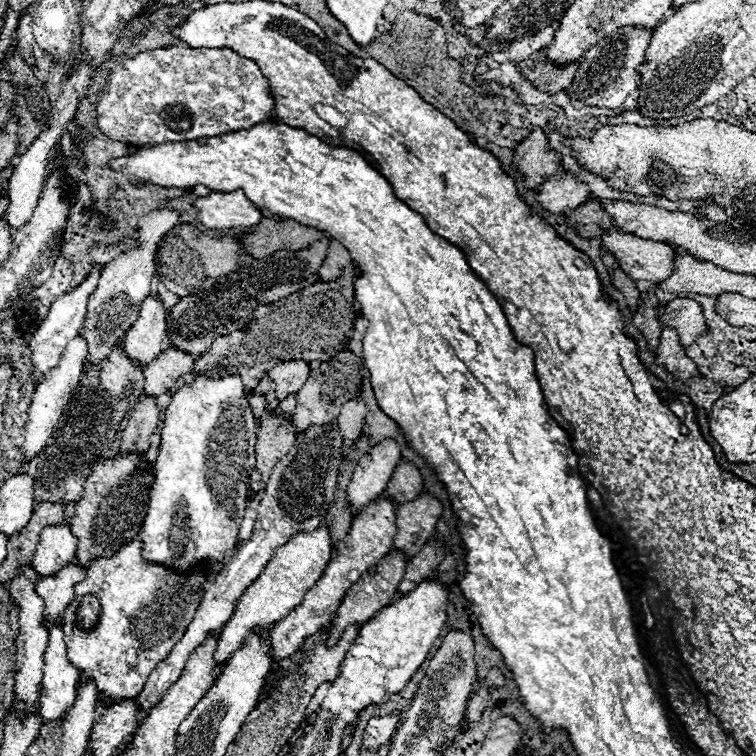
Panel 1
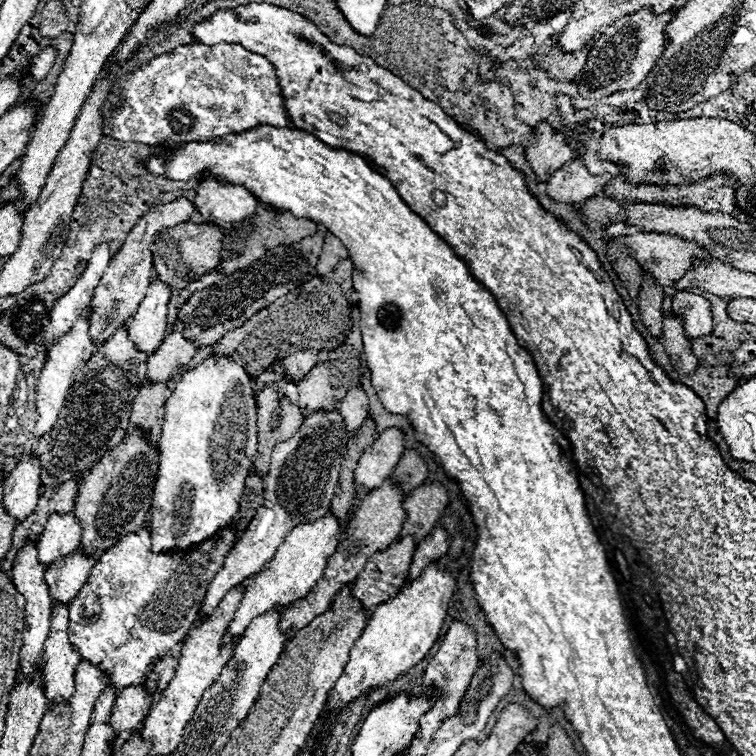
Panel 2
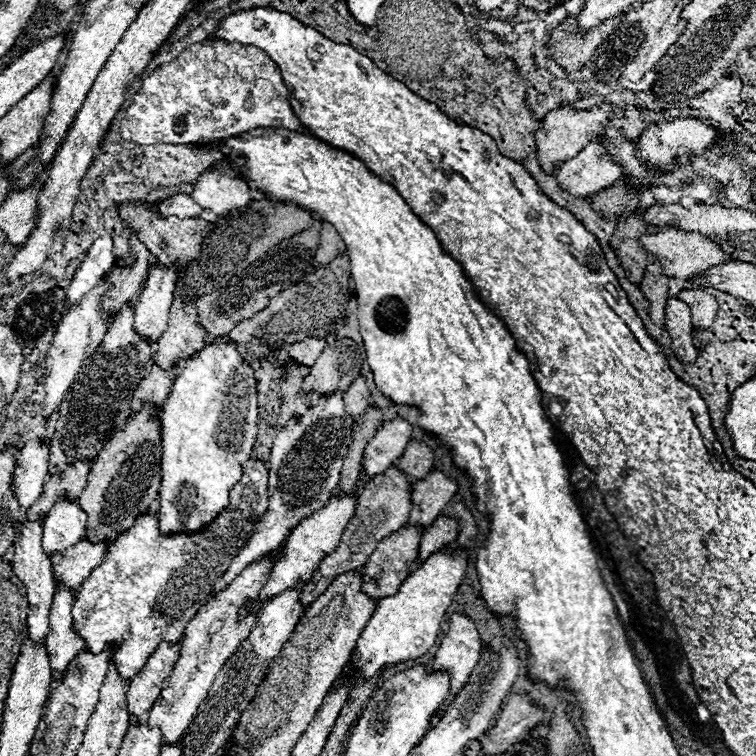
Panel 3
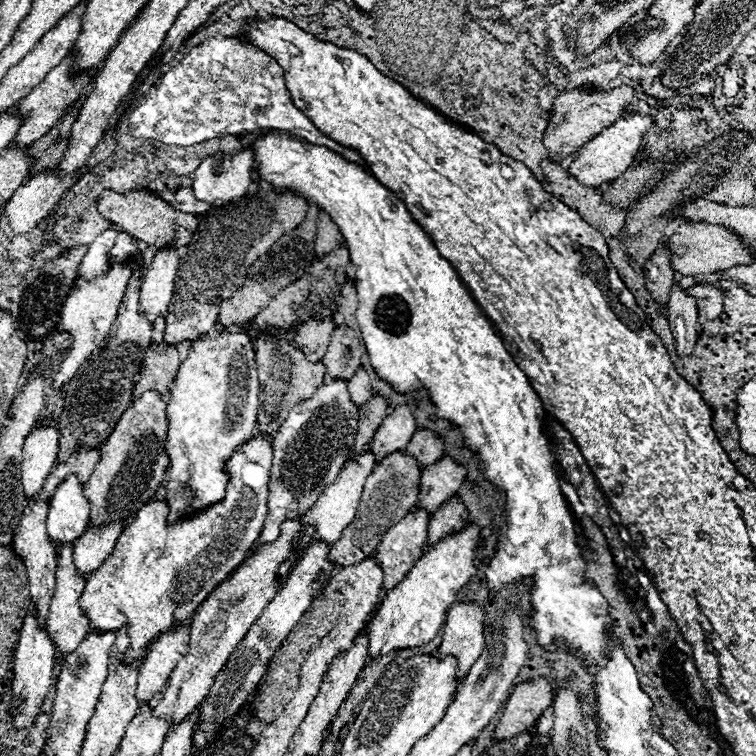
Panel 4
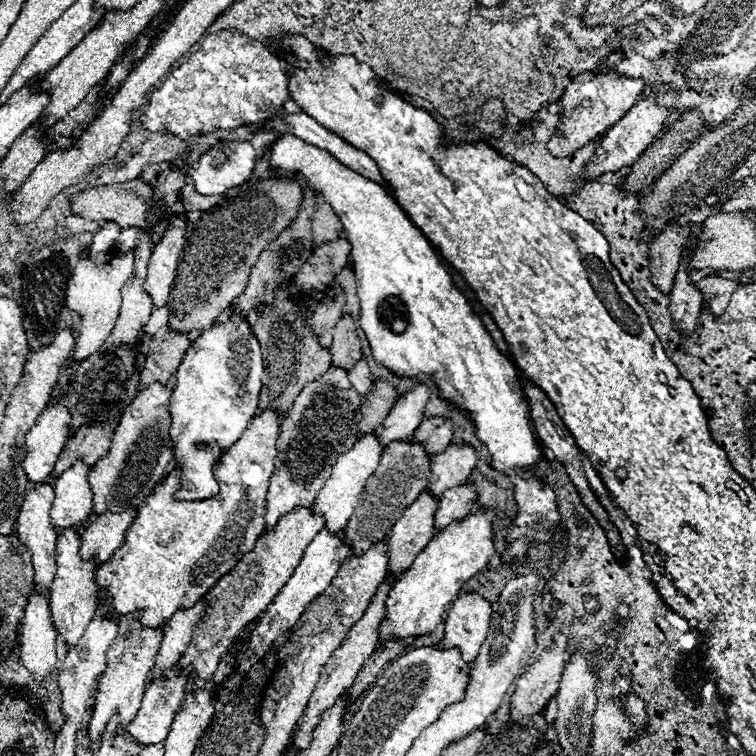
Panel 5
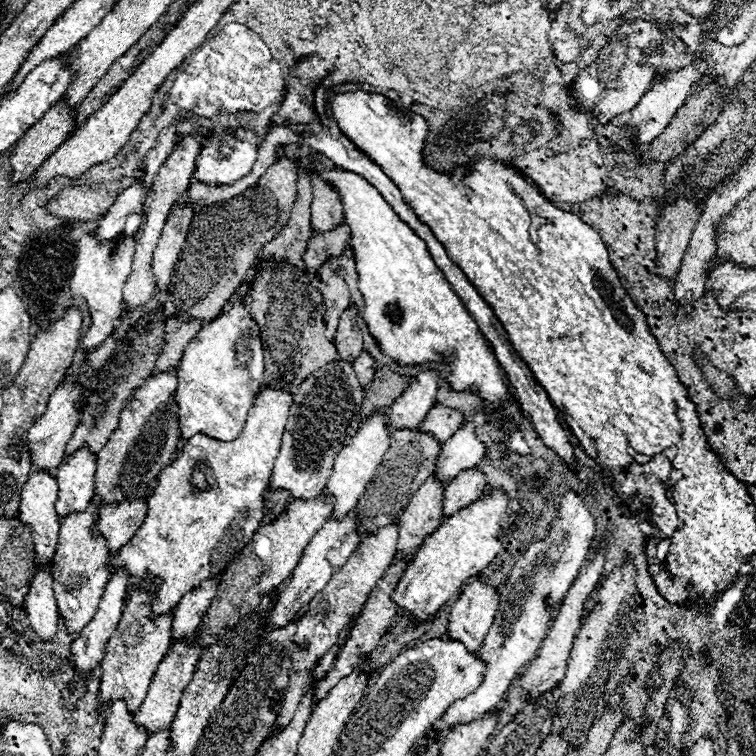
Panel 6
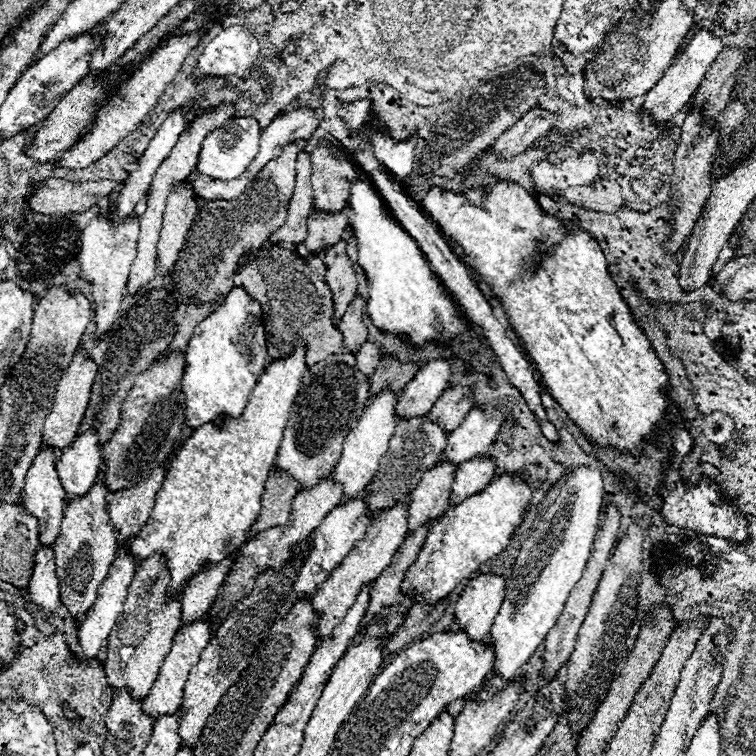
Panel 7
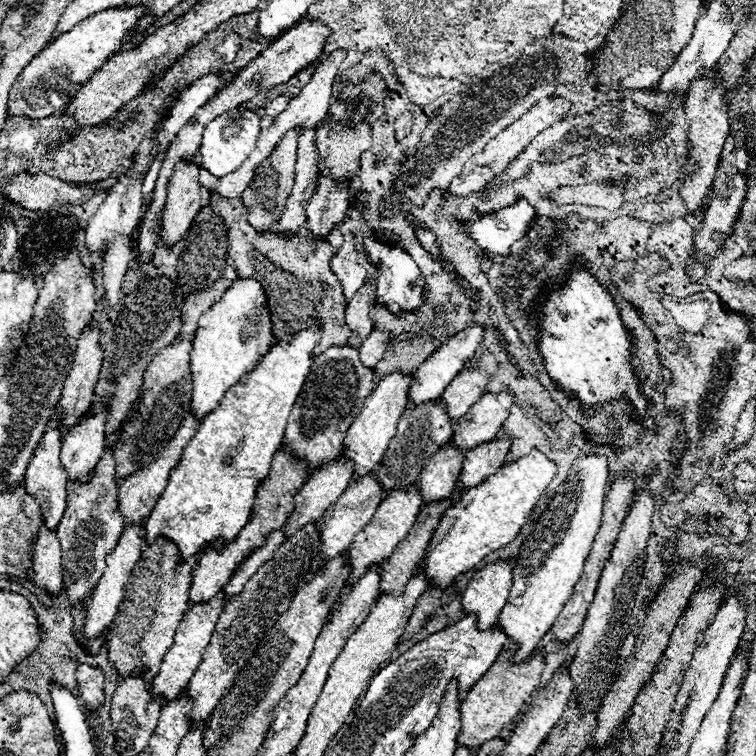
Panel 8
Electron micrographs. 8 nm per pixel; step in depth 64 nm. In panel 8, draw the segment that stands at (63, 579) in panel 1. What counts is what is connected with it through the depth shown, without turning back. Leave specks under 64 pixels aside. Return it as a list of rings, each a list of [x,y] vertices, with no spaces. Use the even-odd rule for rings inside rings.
[[[188,412],[188,414],[184,416],[182,424],[178,426],[176,434],[174,434],[172,440],[168,442],[168,446],[160,452],[160,456],[158,456],[152,464],[140,468],[138,472],[134,472],[130,478],[126,478],[126,480],[120,484],[120,512],[124,512],[126,524],[132,524],[132,520],[146,518],[146,516],[152,512],[156,500],[160,498],[160,492],[164,492],[164,488],[166,488],[166,484],[168,484],[168,478],[170,478],[172,468],[176,468],[176,466],[180,464],[182,452],[184,452],[186,444],[192,440],[192,436],[196,434],[200,422],[202,422],[202,420],[198,420],[192,412]]]

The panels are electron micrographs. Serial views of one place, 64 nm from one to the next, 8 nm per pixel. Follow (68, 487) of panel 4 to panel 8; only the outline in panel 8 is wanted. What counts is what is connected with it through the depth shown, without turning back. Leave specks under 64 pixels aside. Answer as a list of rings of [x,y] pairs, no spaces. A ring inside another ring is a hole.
[[[104,404],[96,408],[94,416],[88,416],[90,410],[78,420],[78,424],[64,436],[60,460],[70,476],[70,480],[88,480],[92,468],[100,460],[100,452],[106,444],[106,420],[110,406]]]

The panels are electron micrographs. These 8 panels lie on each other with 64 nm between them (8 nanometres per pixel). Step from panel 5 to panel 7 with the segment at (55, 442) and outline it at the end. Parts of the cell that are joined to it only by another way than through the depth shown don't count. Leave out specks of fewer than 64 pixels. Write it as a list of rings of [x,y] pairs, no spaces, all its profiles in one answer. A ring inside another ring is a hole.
[[[78,348],[72,364],[68,366],[68,372],[64,372],[64,380],[60,380],[60,388],[56,392],[54,408],[48,414],[48,420],[44,422],[44,432],[42,432],[44,444],[54,444],[54,448],[58,452],[62,452],[62,448],[66,448],[74,440],[74,436],[80,428],[80,422],[84,418],[84,412],[88,408],[88,402],[90,402],[90,390],[92,390],[96,372],[98,372],[96,360],[90,358],[86,348]]]

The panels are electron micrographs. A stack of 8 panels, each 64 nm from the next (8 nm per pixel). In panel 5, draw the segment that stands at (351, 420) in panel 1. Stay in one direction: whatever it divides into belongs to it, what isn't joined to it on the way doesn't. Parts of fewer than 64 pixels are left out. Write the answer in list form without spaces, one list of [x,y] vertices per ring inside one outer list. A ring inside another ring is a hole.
[[[360,358],[354,368],[350,370],[350,376],[352,376],[352,384],[356,388],[356,392],[360,392],[360,396],[364,398],[372,386],[372,374],[370,374],[370,366],[366,362],[366,358]]]

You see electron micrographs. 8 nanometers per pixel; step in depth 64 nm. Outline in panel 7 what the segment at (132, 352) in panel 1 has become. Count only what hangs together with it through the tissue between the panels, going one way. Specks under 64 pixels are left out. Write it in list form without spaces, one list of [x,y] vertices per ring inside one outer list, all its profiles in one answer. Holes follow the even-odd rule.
[[[186,178],[182,184],[176,184],[168,194],[168,204],[164,212],[164,224],[158,242],[158,268],[168,272],[186,242],[192,220],[198,212],[198,196],[194,194],[192,180]]]

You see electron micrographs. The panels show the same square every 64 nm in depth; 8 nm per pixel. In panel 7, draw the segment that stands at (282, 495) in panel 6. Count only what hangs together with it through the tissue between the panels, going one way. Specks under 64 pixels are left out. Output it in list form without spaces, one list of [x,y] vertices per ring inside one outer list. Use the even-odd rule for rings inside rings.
[[[276,466],[272,468],[272,474],[266,482],[264,494],[262,494],[262,510],[256,522],[252,524],[248,532],[248,540],[258,536],[262,530],[282,526],[290,518],[292,510],[292,500],[298,494],[298,482],[284,470],[278,470]]]

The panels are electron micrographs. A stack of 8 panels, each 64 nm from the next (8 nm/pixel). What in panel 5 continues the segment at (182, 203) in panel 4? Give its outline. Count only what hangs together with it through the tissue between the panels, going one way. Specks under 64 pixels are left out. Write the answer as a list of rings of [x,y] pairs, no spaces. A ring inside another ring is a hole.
[[[188,182],[188,184],[182,188],[182,192],[180,192],[180,198],[182,198],[182,202],[184,202],[184,210],[186,210],[186,212],[212,208],[212,204],[216,204],[216,202],[222,200],[222,196],[224,196],[224,194],[218,194],[218,196],[216,196],[216,194],[214,194],[214,196],[198,194],[192,182]]]

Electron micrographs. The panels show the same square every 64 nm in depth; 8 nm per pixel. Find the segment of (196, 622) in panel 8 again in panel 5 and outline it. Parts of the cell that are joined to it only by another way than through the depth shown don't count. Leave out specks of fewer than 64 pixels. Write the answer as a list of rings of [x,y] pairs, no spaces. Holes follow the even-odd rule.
[[[176,664],[170,674],[154,680],[148,688],[146,688],[146,694],[144,694],[144,700],[142,700],[142,706],[138,710],[138,714],[134,716],[134,720],[128,724],[128,732],[132,732],[132,736],[136,736],[136,740],[140,740],[140,744],[154,744],[154,742],[164,742],[166,736],[168,736],[168,730],[174,722],[174,716],[176,712],[180,710],[180,704],[182,704],[182,698],[184,698],[184,692],[186,692],[186,682],[188,682],[188,676],[190,676],[190,670],[192,666],[188,664],[186,668],[182,668],[180,672],[180,664]]]

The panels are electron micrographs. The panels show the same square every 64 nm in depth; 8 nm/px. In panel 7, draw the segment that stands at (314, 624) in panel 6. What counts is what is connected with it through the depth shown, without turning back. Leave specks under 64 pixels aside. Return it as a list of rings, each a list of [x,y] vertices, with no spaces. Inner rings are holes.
[[[398,500],[390,508],[384,508],[380,512],[380,516],[376,516],[372,520],[364,538],[356,542],[356,546],[350,550],[350,554],[342,560],[340,568],[336,568],[330,574],[330,578],[318,588],[318,592],[314,596],[314,608],[322,612],[322,620],[318,624],[318,636],[332,634],[332,628],[336,624],[340,624],[346,610],[354,604],[356,594],[360,592],[362,584],[376,580],[380,576],[380,572],[392,562],[392,556],[398,550],[398,546],[404,542],[406,532],[408,532],[408,504],[402,500]]]

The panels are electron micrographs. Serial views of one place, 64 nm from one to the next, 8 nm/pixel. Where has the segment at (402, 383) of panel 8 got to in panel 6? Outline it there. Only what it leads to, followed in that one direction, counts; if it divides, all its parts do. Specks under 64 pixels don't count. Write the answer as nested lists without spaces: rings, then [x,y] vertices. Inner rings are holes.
[[[372,414],[370,418],[366,418],[362,422],[362,426],[358,428],[356,436],[352,436],[350,444],[344,446],[344,450],[340,452],[340,456],[336,458],[336,464],[332,468],[332,476],[326,484],[326,490],[332,492],[336,496],[336,504],[334,504],[334,510],[332,510],[332,516],[340,518],[340,516],[346,516],[348,510],[356,508],[360,496],[364,494],[366,490],[366,484],[372,480],[378,464],[382,462],[382,456],[386,454],[388,450],[388,444],[390,444],[390,428],[388,428],[388,418],[386,414]]]

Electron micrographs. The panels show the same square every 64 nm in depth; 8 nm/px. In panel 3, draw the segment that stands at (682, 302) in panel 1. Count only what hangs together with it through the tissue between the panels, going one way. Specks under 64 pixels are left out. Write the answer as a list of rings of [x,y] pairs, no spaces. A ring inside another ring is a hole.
[[[682,290],[680,300],[688,300],[692,304],[692,314],[696,316],[696,328],[708,328],[718,312],[718,302],[714,294],[708,294],[706,290]]]

